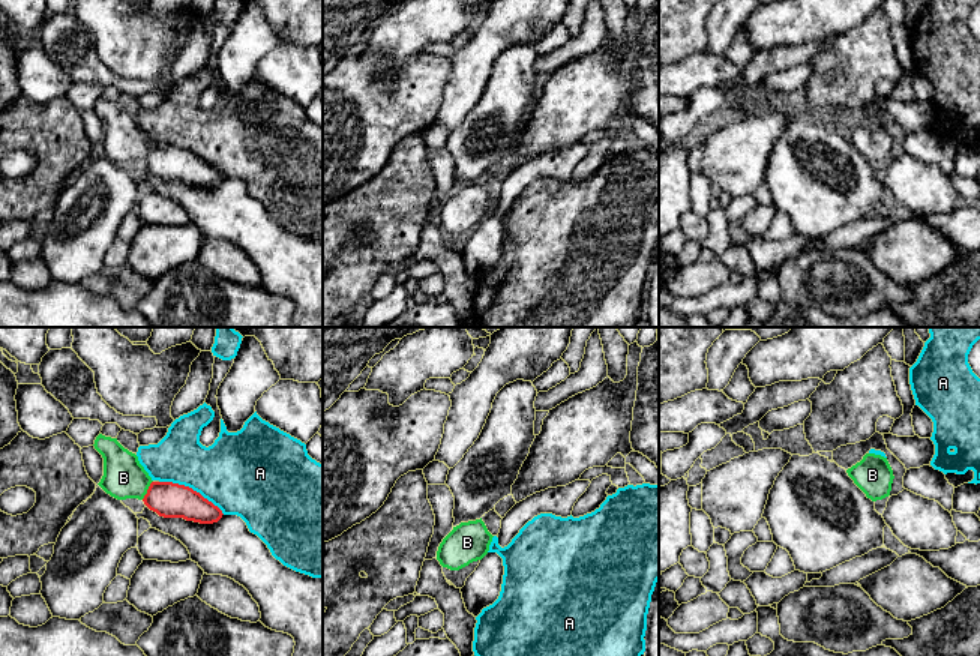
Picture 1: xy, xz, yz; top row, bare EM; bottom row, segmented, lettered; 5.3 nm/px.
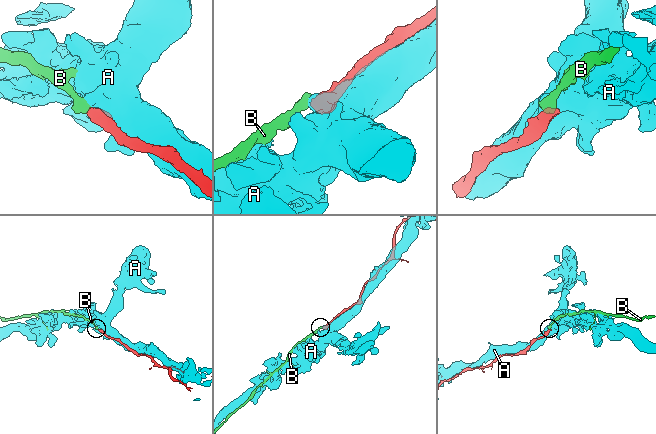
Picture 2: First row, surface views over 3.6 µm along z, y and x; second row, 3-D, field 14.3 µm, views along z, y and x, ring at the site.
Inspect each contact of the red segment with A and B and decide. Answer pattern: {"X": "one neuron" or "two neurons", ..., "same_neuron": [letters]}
{"A": "two neurons", "B": "one neuron", "same_neuron": ["B"]}

